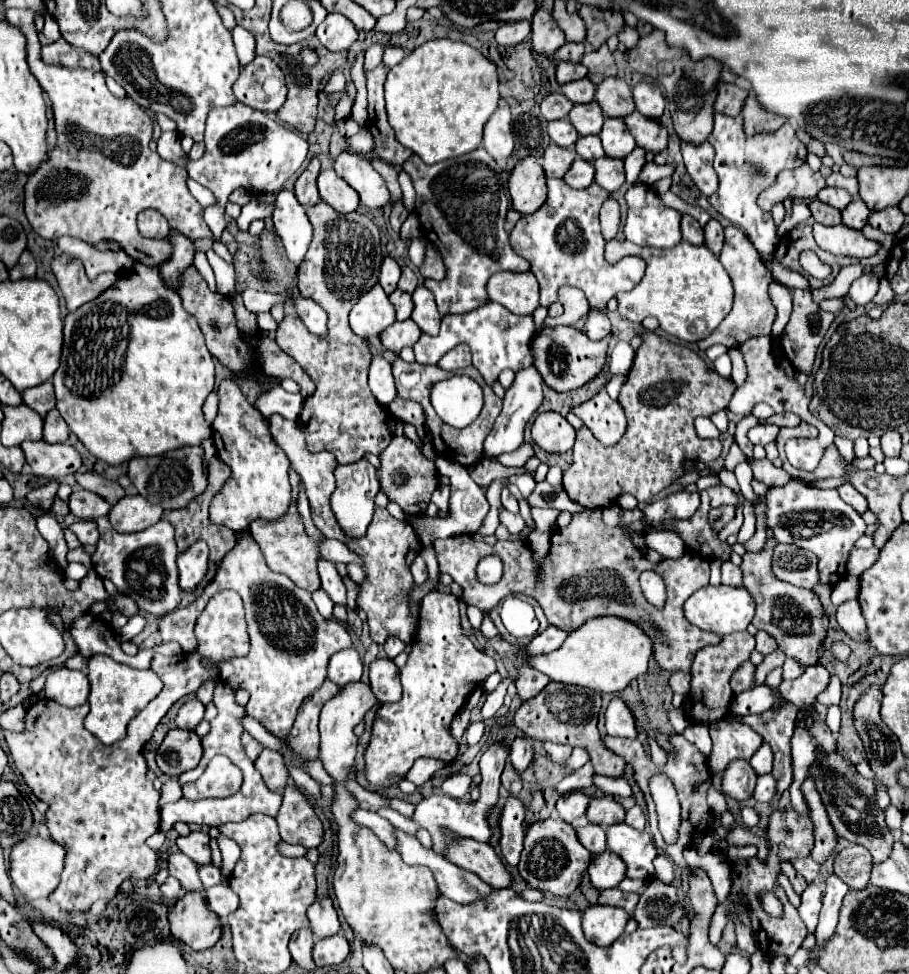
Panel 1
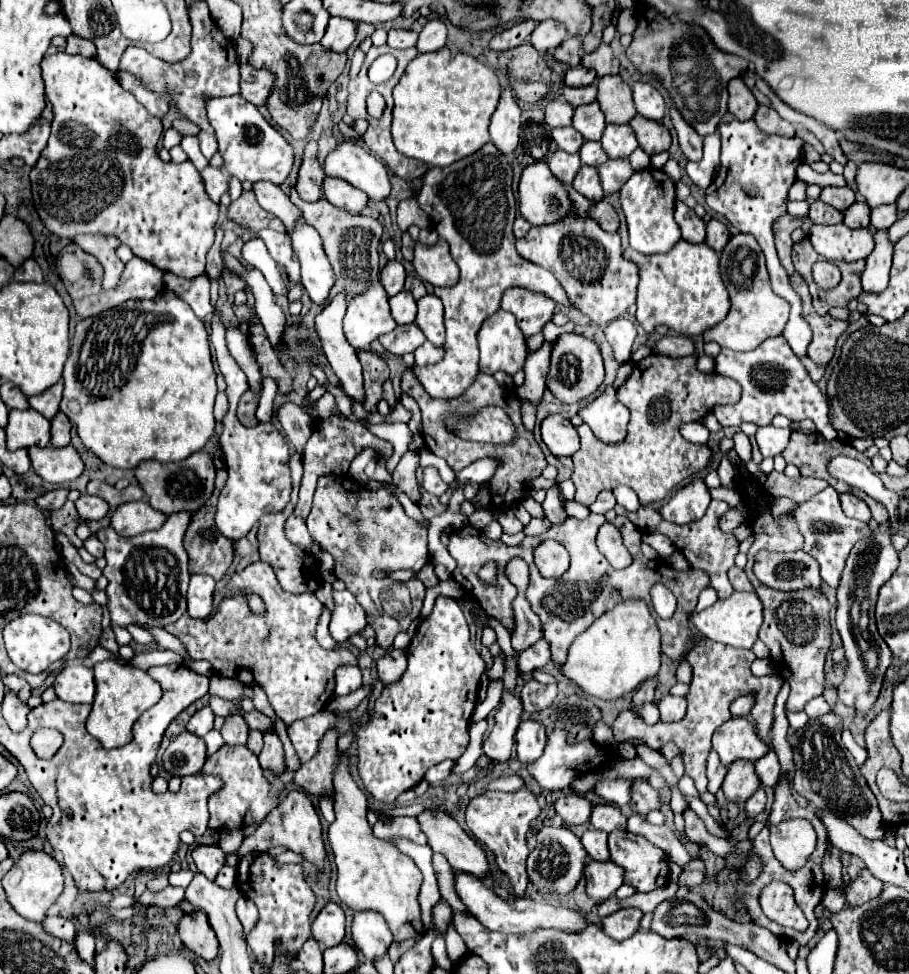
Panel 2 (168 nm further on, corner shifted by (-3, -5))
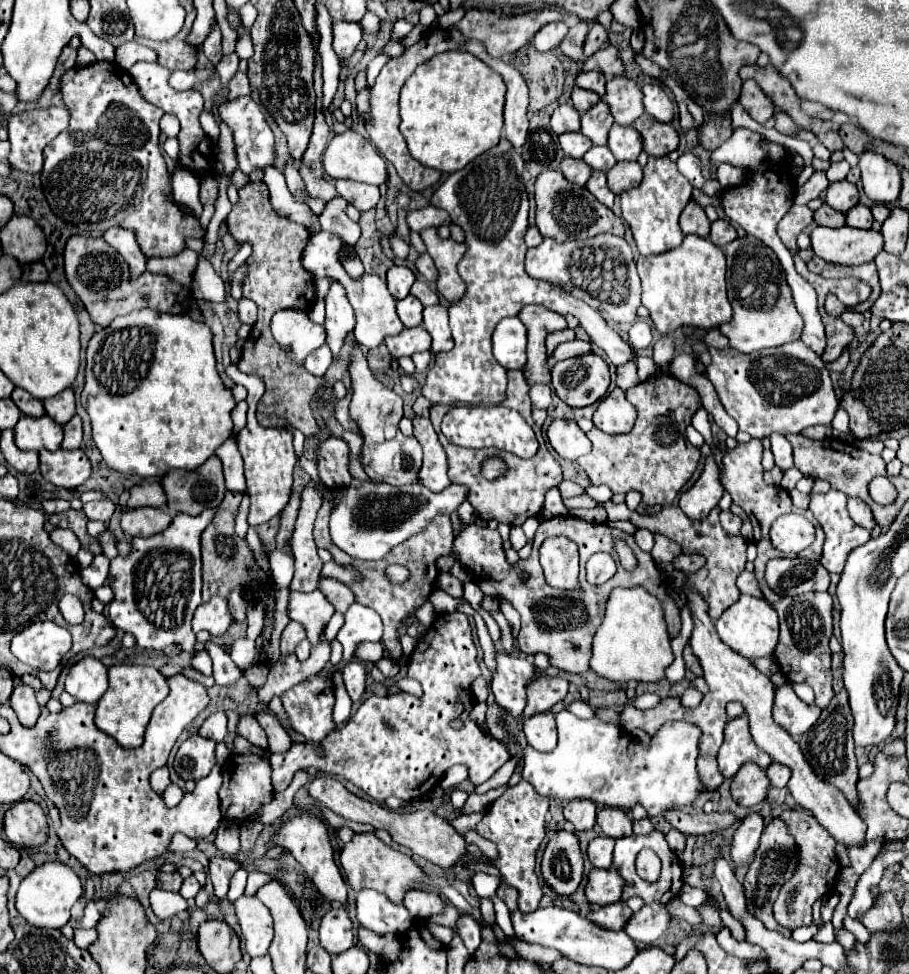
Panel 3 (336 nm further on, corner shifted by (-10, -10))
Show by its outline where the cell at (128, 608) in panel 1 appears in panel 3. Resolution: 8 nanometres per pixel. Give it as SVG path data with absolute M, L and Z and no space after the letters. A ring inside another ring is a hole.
M207 651L195 653L195 657L191 659L191 665L195 669L199 669L203 675L213 675L213 663L211 663L211 657L209 657Z

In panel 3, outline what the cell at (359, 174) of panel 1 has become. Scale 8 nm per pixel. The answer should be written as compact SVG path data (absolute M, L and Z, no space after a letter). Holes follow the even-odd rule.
M353 129L331 137L323 153L323 169L333 179L351 179L371 185L381 185L387 179L385 161L375 145Z

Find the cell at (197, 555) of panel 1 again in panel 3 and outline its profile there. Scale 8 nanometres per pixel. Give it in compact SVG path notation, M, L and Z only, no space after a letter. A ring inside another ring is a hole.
M213 597L209 603L199 605L193 617L193 631L209 631L211 637L223 637L231 625L233 617L227 609L227 601L221 597Z

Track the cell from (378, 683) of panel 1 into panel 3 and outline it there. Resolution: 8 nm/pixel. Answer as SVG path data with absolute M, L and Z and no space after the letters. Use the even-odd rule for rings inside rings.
M383 657L381 661L377 661L375 665L379 667L379 671L381 671L385 677L395 677L395 675L399 673L399 665L397 665L395 661L387 659L387 657Z

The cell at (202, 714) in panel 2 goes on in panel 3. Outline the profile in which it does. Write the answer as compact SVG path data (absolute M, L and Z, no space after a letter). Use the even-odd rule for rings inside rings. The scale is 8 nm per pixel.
M217 711L211 717L207 717L205 723L199 729L199 735L205 737L205 739L217 741L217 743L223 741L225 735L227 735L227 715L225 715L225 711Z

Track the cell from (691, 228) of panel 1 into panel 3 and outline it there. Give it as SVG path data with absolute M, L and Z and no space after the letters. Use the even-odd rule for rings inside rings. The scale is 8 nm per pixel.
M689 201L687 207L681 213L681 231L685 235L699 235L699 237L707 237L709 235L709 219L703 211L703 207L697 201Z

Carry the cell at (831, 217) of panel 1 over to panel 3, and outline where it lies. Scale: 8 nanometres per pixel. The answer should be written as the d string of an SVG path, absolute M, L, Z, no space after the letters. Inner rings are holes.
M827 203L821 205L817 211L815 211L815 223L817 225L825 225L825 227L843 227L845 225L845 215L831 209Z

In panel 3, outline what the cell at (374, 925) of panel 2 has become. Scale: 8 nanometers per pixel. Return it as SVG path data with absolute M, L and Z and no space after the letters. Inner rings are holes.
M373 889L357 893L357 919L375 933L403 935L411 927L411 913L403 905L395 905L389 897Z

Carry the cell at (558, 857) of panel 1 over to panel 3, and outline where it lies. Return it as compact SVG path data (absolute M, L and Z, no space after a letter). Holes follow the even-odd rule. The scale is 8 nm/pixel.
M557 831L541 859L541 873L545 883L559 895L571 895L583 879L583 855L579 851L579 839L575 833Z

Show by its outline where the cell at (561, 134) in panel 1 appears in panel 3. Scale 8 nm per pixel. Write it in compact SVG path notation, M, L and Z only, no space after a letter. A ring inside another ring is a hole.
M579 131L577 133L563 133L563 135L559 135L559 143L561 143L561 149L565 151L565 155L575 157L575 159L581 159L591 149L591 145L593 145Z

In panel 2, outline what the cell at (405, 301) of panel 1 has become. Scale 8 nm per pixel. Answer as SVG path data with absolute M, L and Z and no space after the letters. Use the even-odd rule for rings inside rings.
M400 292L390 298L390 308L396 324L412 324L416 318L416 300L410 296L410 292Z

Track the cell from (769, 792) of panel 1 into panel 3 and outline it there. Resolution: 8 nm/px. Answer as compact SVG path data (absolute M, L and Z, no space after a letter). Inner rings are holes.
M761 813L747 815L747 819L737 827L733 841L731 841L731 861L735 863L735 867L751 865L755 851L759 847L763 827L765 827L765 823L763 823Z

